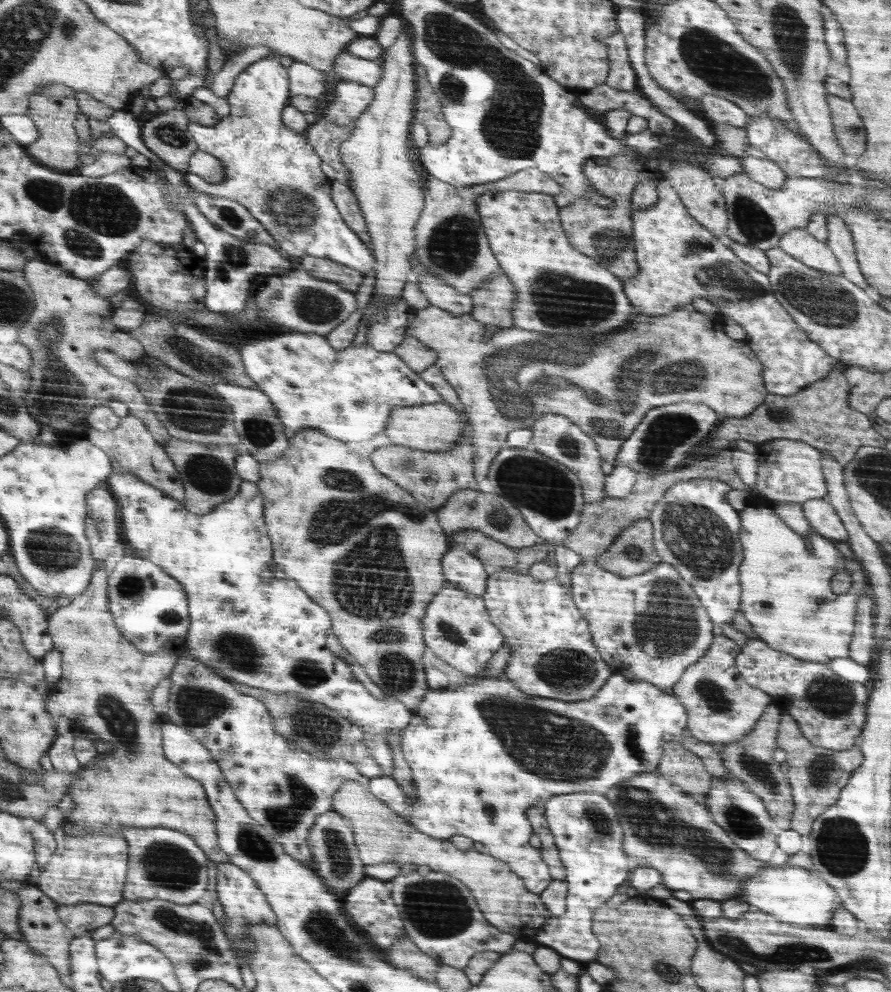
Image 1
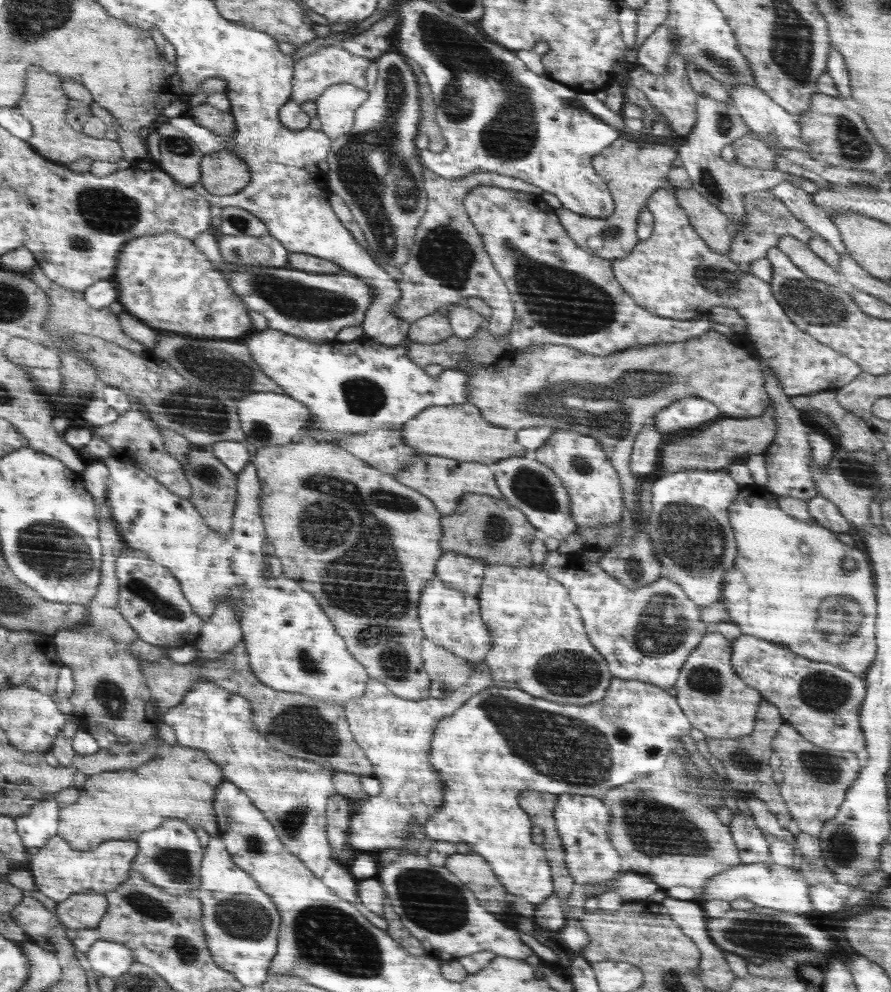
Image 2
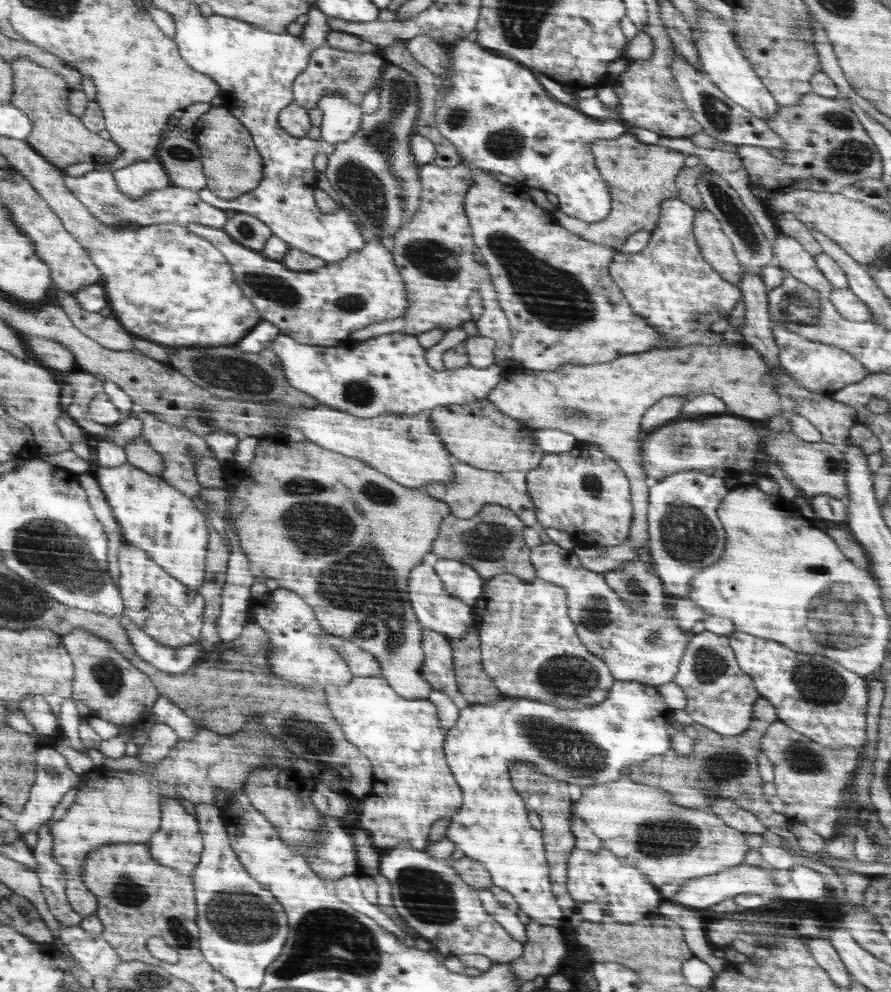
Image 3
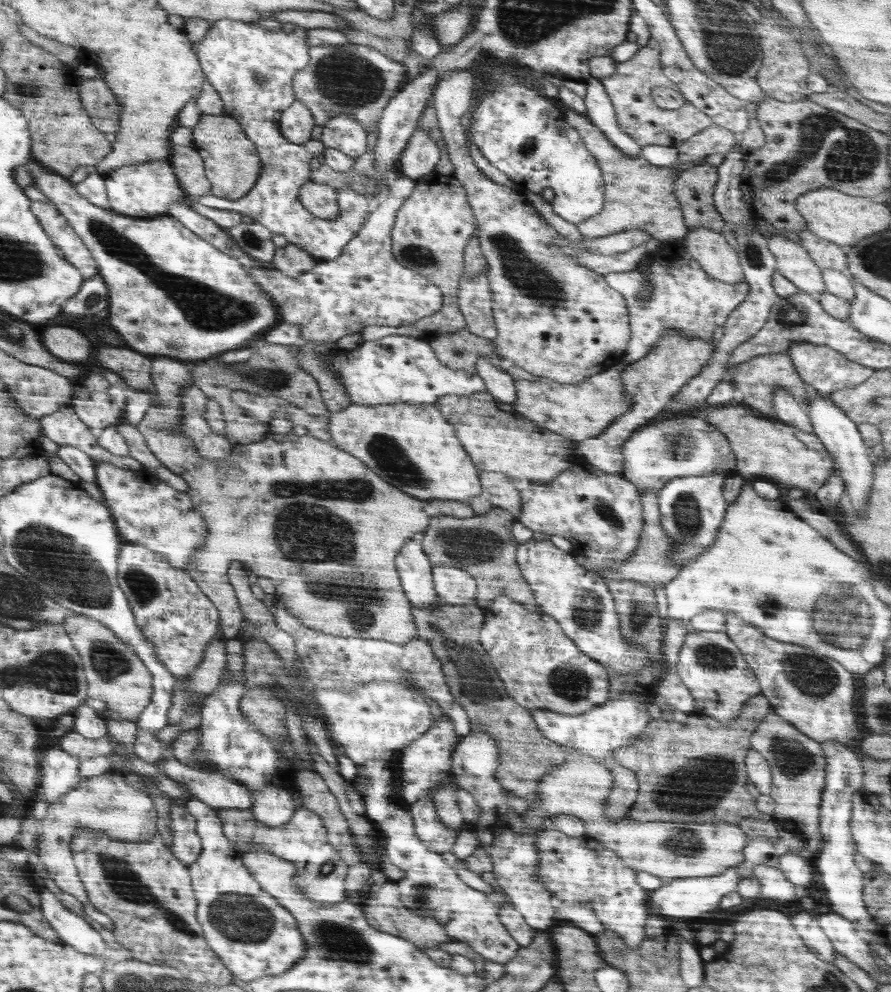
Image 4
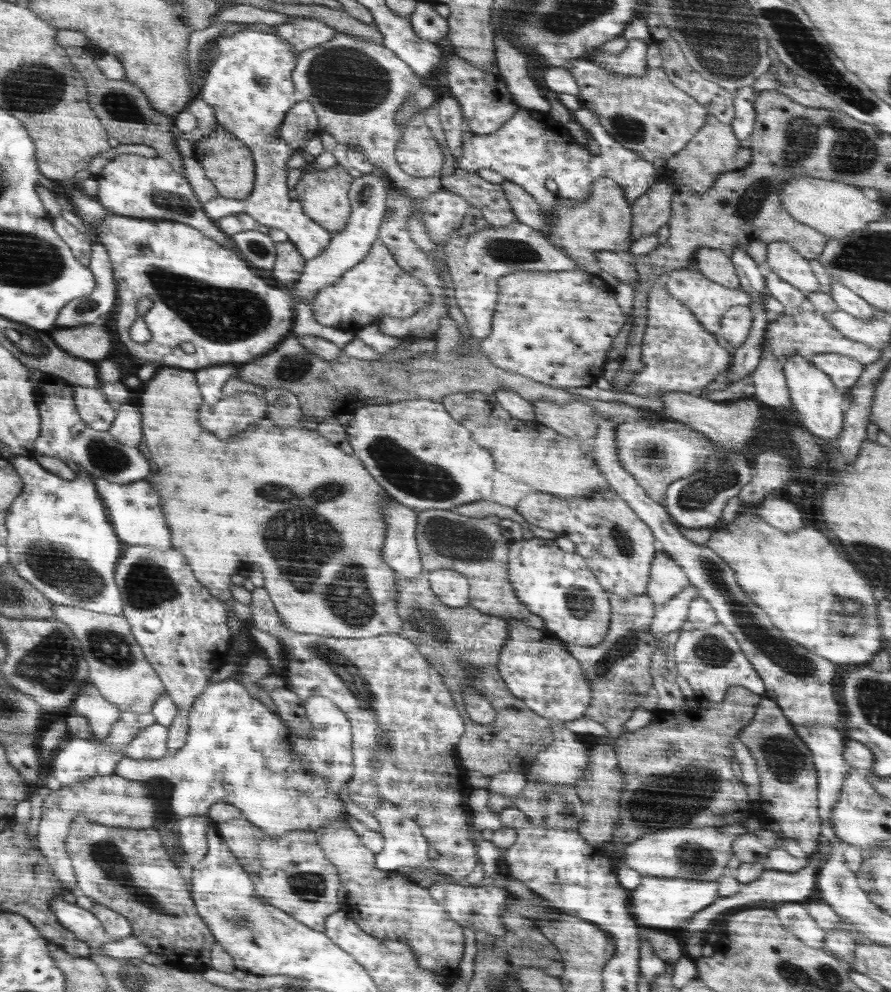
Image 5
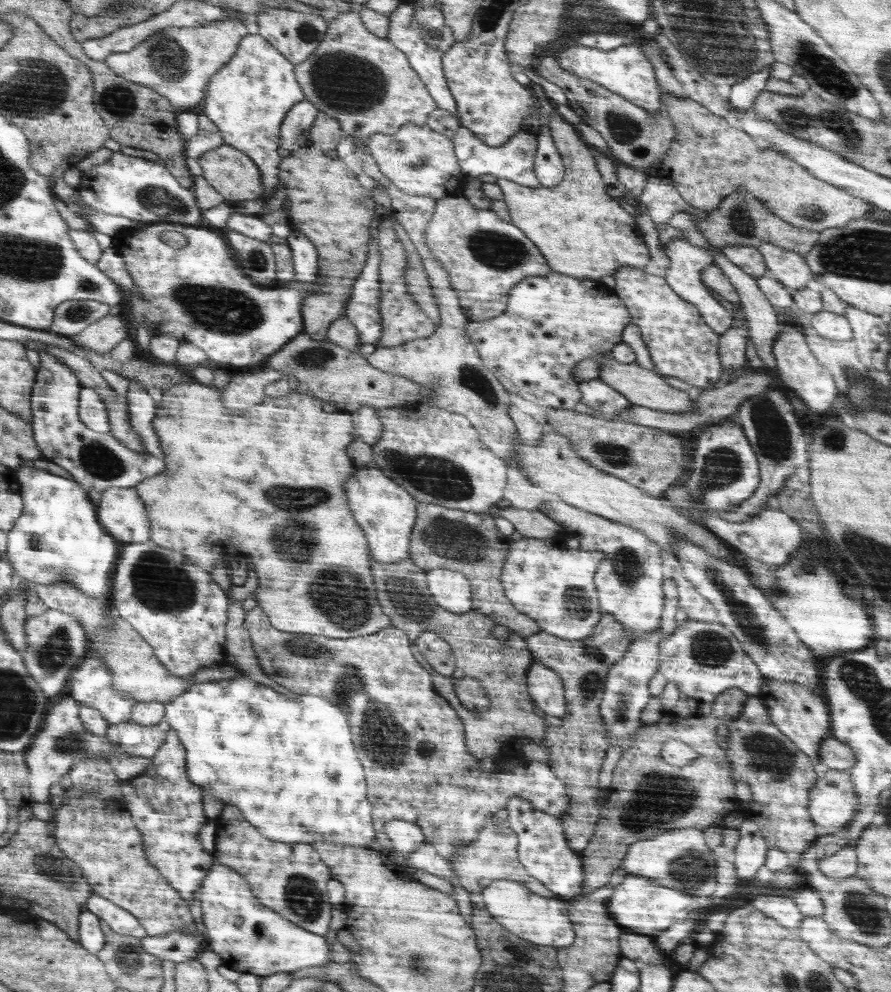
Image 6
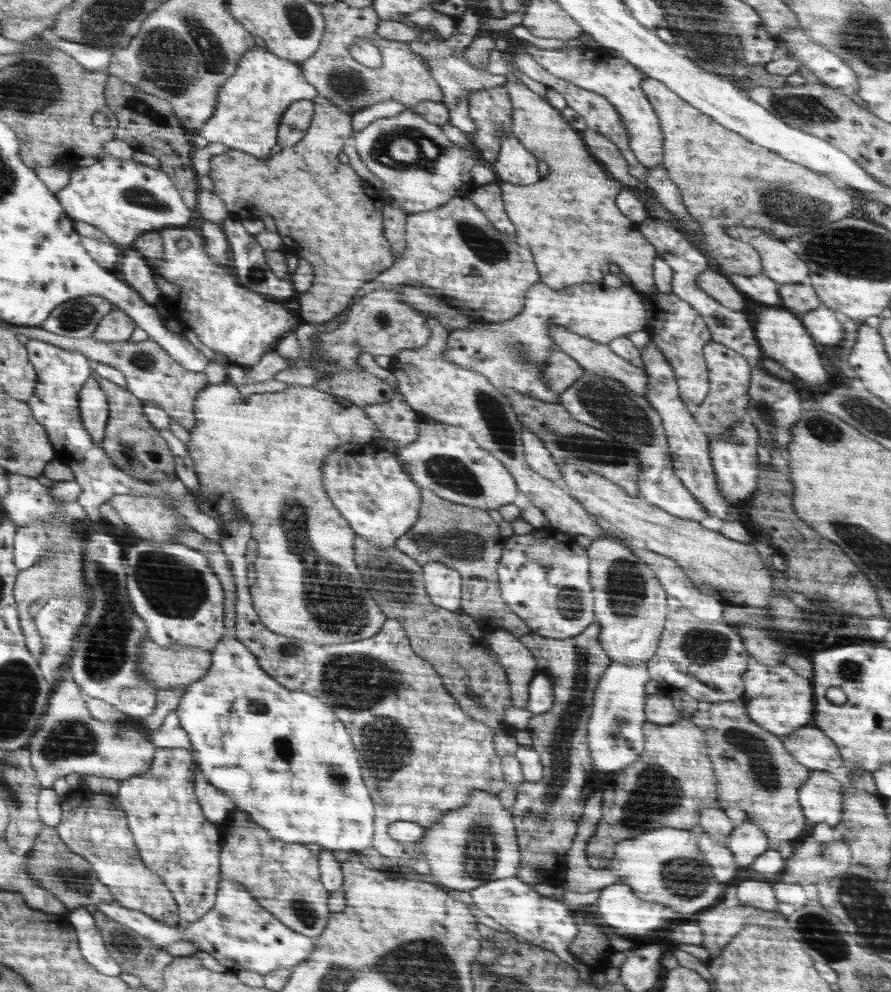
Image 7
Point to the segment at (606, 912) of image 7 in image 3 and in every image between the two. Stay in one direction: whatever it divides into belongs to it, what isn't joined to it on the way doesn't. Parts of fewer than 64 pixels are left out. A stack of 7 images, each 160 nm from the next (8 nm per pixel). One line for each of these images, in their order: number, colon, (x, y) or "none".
3: (707, 891)
4: (681, 899)
5: (658, 902)
6: (637, 904)

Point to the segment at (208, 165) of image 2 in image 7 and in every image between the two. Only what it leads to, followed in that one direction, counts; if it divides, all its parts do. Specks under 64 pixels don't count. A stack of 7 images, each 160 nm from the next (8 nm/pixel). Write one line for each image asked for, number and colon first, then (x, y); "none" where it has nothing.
3: (233, 166)
4: (231, 163)
5: (228, 163)
6: (237, 177)
7: (347, 249)

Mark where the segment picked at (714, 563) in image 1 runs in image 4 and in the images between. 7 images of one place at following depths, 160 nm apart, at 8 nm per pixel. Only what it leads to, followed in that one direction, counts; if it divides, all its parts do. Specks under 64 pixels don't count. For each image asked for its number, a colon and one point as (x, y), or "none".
2: (690, 529)
3: (686, 535)
4: (692, 507)

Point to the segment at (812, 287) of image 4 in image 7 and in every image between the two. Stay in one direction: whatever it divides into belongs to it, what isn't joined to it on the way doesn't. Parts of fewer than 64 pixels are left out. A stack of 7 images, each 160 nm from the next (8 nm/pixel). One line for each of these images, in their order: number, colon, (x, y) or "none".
5: (783, 259)
6: (792, 269)
7: (780, 263)

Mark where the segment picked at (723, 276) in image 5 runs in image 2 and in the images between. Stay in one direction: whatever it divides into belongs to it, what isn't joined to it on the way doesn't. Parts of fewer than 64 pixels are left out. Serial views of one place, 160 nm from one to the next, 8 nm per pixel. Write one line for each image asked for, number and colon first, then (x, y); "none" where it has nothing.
2: (711, 224)
3: (716, 247)
4: (712, 250)

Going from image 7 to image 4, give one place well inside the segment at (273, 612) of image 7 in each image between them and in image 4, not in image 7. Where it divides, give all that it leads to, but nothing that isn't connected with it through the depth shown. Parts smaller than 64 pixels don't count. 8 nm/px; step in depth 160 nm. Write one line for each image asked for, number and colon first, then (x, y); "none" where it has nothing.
4: (360, 594)
5: (251, 499)
6: (225, 471)

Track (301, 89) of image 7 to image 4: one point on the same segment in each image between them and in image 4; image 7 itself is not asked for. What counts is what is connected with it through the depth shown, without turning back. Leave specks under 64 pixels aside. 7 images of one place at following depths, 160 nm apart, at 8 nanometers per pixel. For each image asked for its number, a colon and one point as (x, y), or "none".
4: (252, 69)
5: (250, 89)
6: (249, 99)

